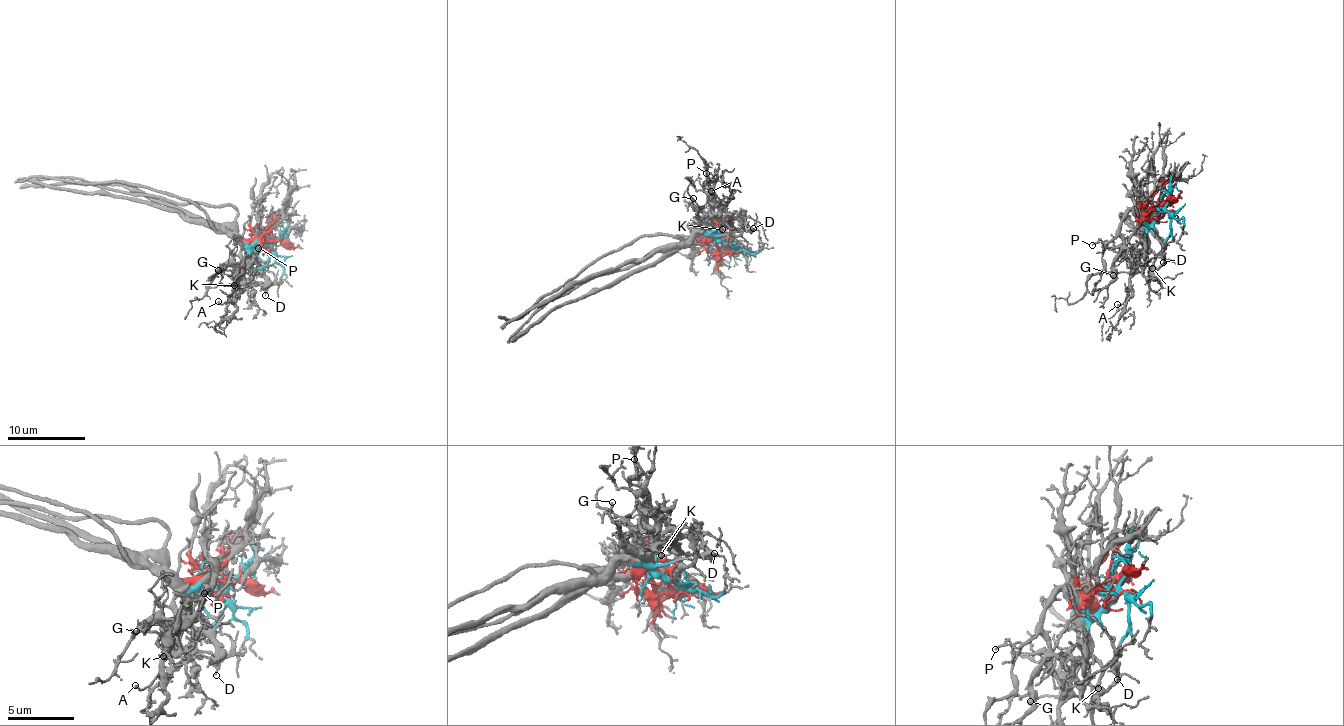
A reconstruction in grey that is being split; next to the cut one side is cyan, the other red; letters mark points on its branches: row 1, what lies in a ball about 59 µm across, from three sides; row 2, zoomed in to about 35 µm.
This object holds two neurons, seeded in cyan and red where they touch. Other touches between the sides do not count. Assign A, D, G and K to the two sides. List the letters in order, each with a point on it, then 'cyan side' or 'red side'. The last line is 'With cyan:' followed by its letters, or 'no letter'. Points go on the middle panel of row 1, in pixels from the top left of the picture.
A: (711, 191) | cyan side
D: (753, 228) | cyan side
G: (693, 198) | cyan side
K: (722, 229) | cyan side
With cyan: A, D, G, K

